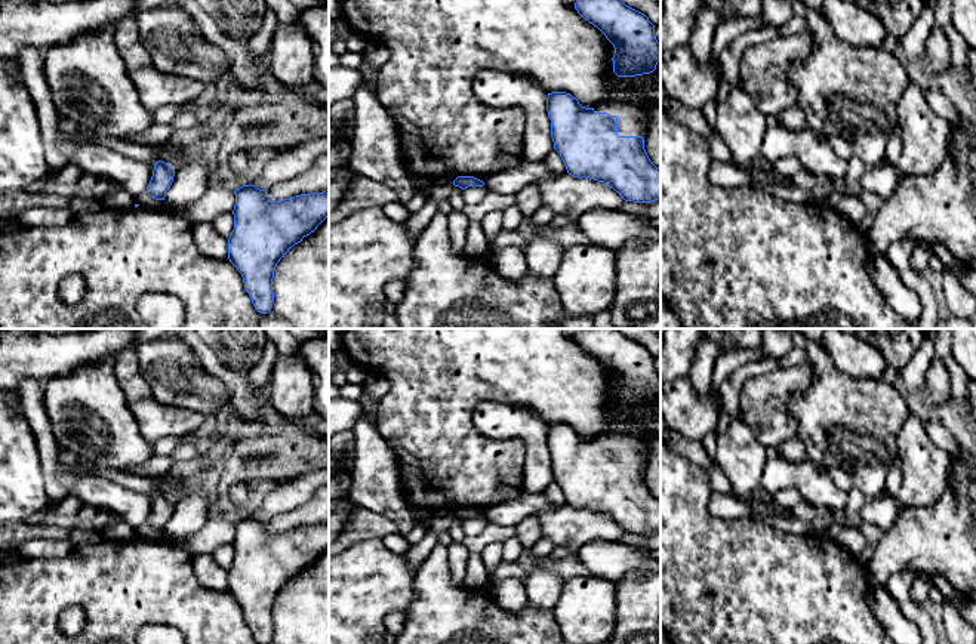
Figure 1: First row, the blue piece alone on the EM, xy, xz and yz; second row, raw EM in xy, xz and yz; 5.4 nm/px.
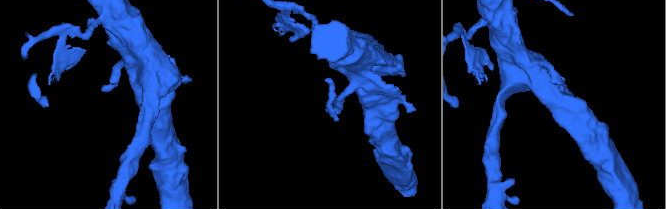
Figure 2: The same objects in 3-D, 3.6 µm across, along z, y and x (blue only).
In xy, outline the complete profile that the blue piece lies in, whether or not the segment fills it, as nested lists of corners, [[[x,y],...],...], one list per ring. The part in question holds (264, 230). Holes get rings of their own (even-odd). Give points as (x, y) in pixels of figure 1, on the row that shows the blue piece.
[[[243,185],[234,191],[234,229],[228,238],[228,259],[243,277],[255,309],[268,314],[273,308],[273,278],[280,259],[329,216],[329,192],[301,194],[281,201],[267,197],[267,189]]]

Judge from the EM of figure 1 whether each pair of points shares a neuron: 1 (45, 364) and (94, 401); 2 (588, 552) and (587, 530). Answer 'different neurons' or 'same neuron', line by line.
1: different neurons
2: different neurons

